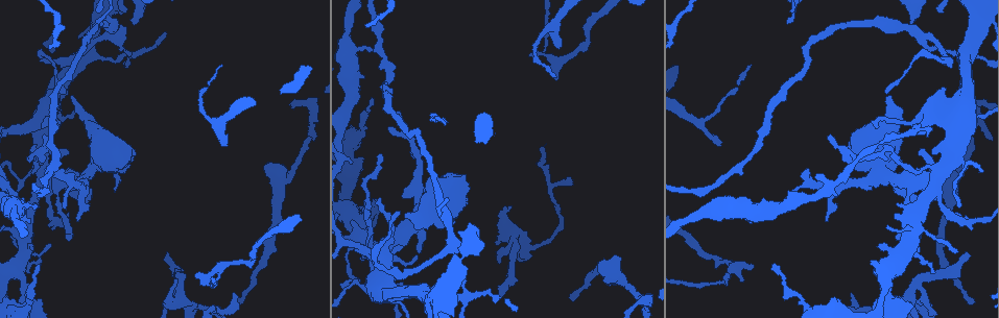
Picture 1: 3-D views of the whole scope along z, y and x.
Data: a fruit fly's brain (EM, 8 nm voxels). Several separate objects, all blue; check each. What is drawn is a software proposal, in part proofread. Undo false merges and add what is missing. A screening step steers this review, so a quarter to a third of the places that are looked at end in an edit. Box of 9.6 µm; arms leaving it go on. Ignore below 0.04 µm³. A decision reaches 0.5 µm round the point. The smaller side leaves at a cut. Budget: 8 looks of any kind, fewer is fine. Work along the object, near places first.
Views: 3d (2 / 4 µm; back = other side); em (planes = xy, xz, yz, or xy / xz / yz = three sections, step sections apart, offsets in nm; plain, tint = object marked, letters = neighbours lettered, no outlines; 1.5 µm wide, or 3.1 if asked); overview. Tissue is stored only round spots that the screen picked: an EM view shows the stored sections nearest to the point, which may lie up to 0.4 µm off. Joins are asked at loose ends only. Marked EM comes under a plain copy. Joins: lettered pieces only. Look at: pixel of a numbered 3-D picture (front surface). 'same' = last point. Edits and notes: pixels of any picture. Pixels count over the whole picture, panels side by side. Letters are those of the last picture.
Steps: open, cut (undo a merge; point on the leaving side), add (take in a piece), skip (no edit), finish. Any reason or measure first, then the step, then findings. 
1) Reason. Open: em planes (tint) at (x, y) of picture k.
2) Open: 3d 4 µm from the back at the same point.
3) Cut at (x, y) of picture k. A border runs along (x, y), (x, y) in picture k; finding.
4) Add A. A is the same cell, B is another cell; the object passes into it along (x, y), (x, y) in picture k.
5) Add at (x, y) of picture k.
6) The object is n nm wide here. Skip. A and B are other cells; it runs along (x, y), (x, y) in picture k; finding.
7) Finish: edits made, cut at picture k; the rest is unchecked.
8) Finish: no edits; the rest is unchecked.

Two arms in line, one across. Open: 3d 2 µm from the back at (459, 296) of picture 1.

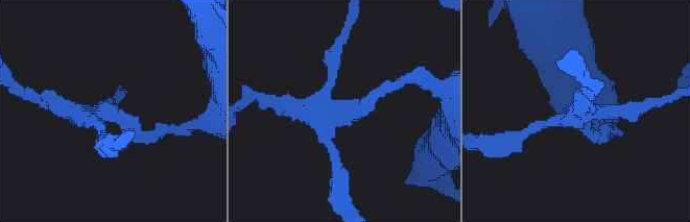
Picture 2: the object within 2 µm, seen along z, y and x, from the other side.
Open: em planes (letters) at (112, 112) of picture 2.

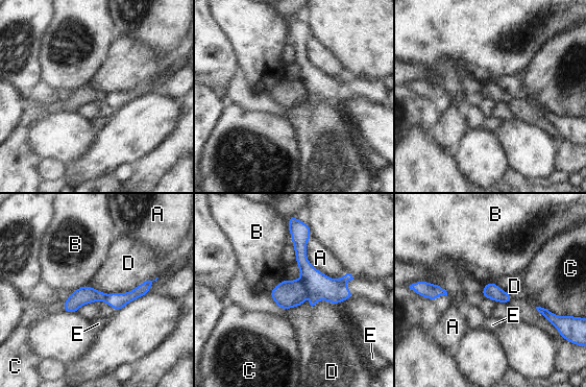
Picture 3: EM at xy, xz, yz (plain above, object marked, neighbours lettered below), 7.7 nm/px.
Cut at (317, 284) of picture 3. A, B, C, D and E are other cells; the part that leaves runs along (292, 232), (304, 266), (347, 295) in picture 3; a second cell is stuck on.

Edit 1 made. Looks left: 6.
Free end. Open: em yz step 8 (letters) at (308, 137) of picture 1.

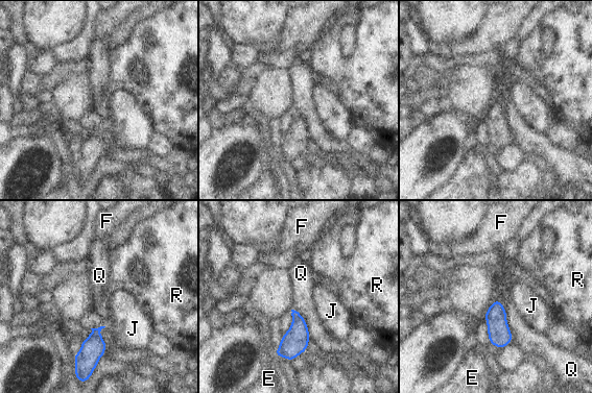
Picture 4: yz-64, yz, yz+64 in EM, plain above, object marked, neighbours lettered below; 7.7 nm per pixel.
Skip. E, F, J, Q and R are other cells; a border runs along (494, 297), (505, 310), (513, 341) in picture 4; no lettered piece goes on from it.

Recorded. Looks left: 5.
Branch stops here. Open: em planes (letters) at (503, 294) of picture 1.

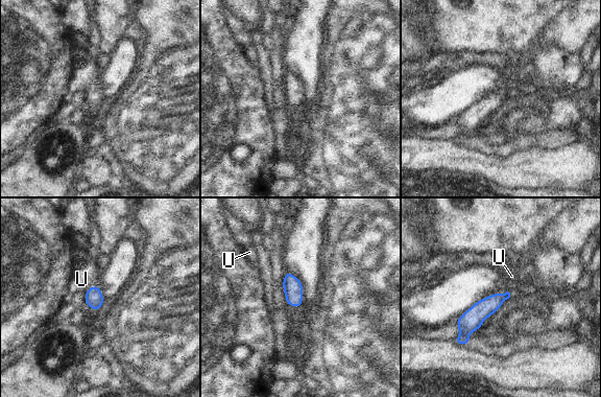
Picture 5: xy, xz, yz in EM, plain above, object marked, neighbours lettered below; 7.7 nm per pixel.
The longest contact is with U, 120 nm. Add U. U is the same cell; the object passes into it along (94, 299), (91, 287), (81, 279) in picture 5; it goes on there.

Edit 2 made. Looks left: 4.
See it whole again. Open: overview.

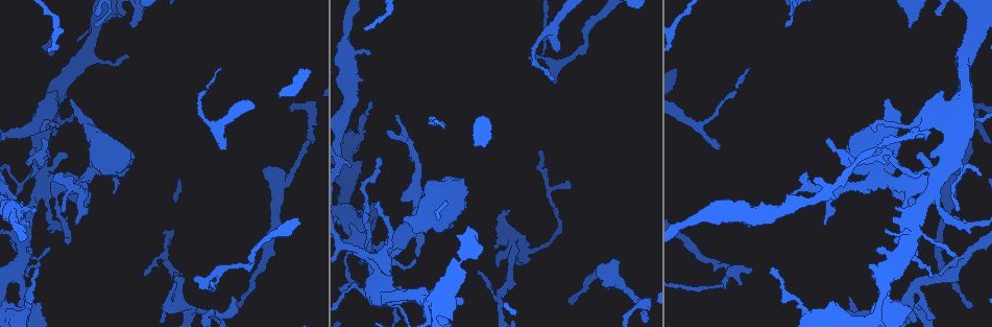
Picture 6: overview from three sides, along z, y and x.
Open: em planes (letters) at (953, 163) of picture 6.

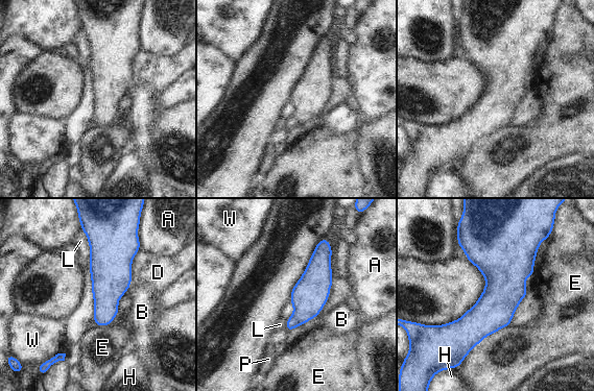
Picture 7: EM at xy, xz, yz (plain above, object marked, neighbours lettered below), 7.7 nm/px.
The object is 280 nm wide here. Skip. A, B, D, E, H, L, P and W are other cells; a border runs along (131, 285), (124, 294) in picture 7; one cell here.

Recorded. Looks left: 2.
Finish: edits made, cut at picture 3, add at picture 5; the rest is unchecked.

